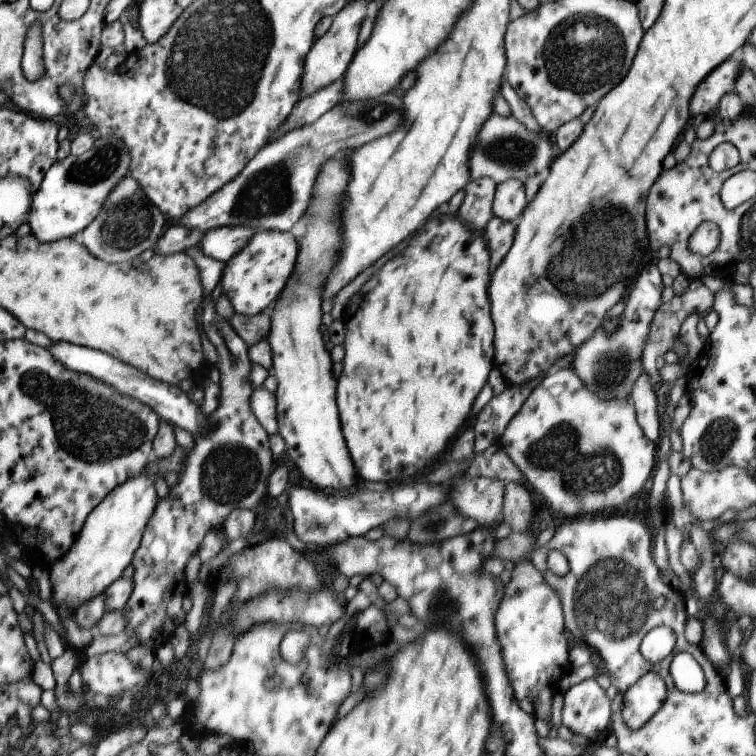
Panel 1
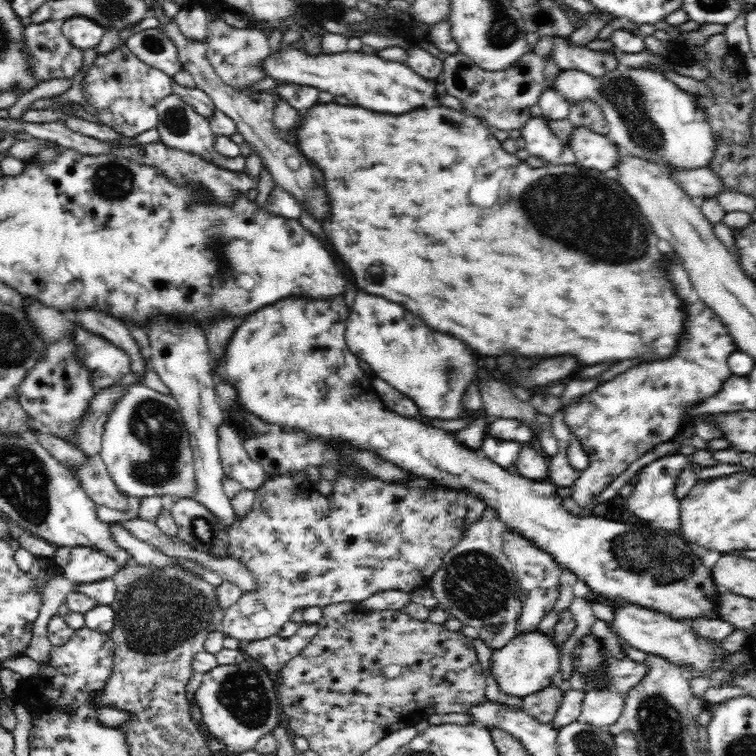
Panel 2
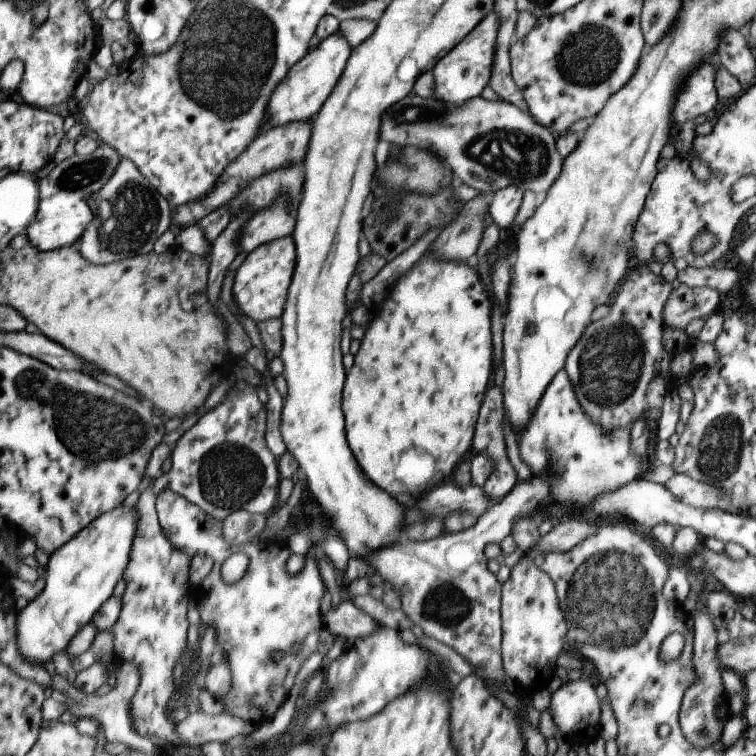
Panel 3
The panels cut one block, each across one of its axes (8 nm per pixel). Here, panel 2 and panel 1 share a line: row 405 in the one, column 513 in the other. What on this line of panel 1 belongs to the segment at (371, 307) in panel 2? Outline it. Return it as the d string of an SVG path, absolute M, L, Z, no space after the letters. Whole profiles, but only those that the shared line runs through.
M571 368L547 372L541 378L519 412L505 426L497 444L521 470L525 482L529 482L529 488L539 492L543 502L551 508L549 512L559 514L565 520L583 518L587 512L599 512L601 516L607 516L609 512L613 514L615 508L627 504L635 494L641 492L643 484L649 480L649 476L653 476L657 466L657 446L645 438L643 428L637 424L637 414L629 396L601 400Z

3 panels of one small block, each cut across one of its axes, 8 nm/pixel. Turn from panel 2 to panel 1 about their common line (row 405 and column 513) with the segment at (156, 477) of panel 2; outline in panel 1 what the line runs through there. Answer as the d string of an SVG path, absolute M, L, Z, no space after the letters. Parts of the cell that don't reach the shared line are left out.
M493 112L481 126L481 132L477 134L477 140L473 144L473 152L469 154L469 174L471 174L471 180L493 178L495 184L501 184L507 180L521 180L525 184L525 178L533 174L535 176L541 174L545 178L555 154L557 152L553 148L551 138L529 132L513 116L501 118Z

